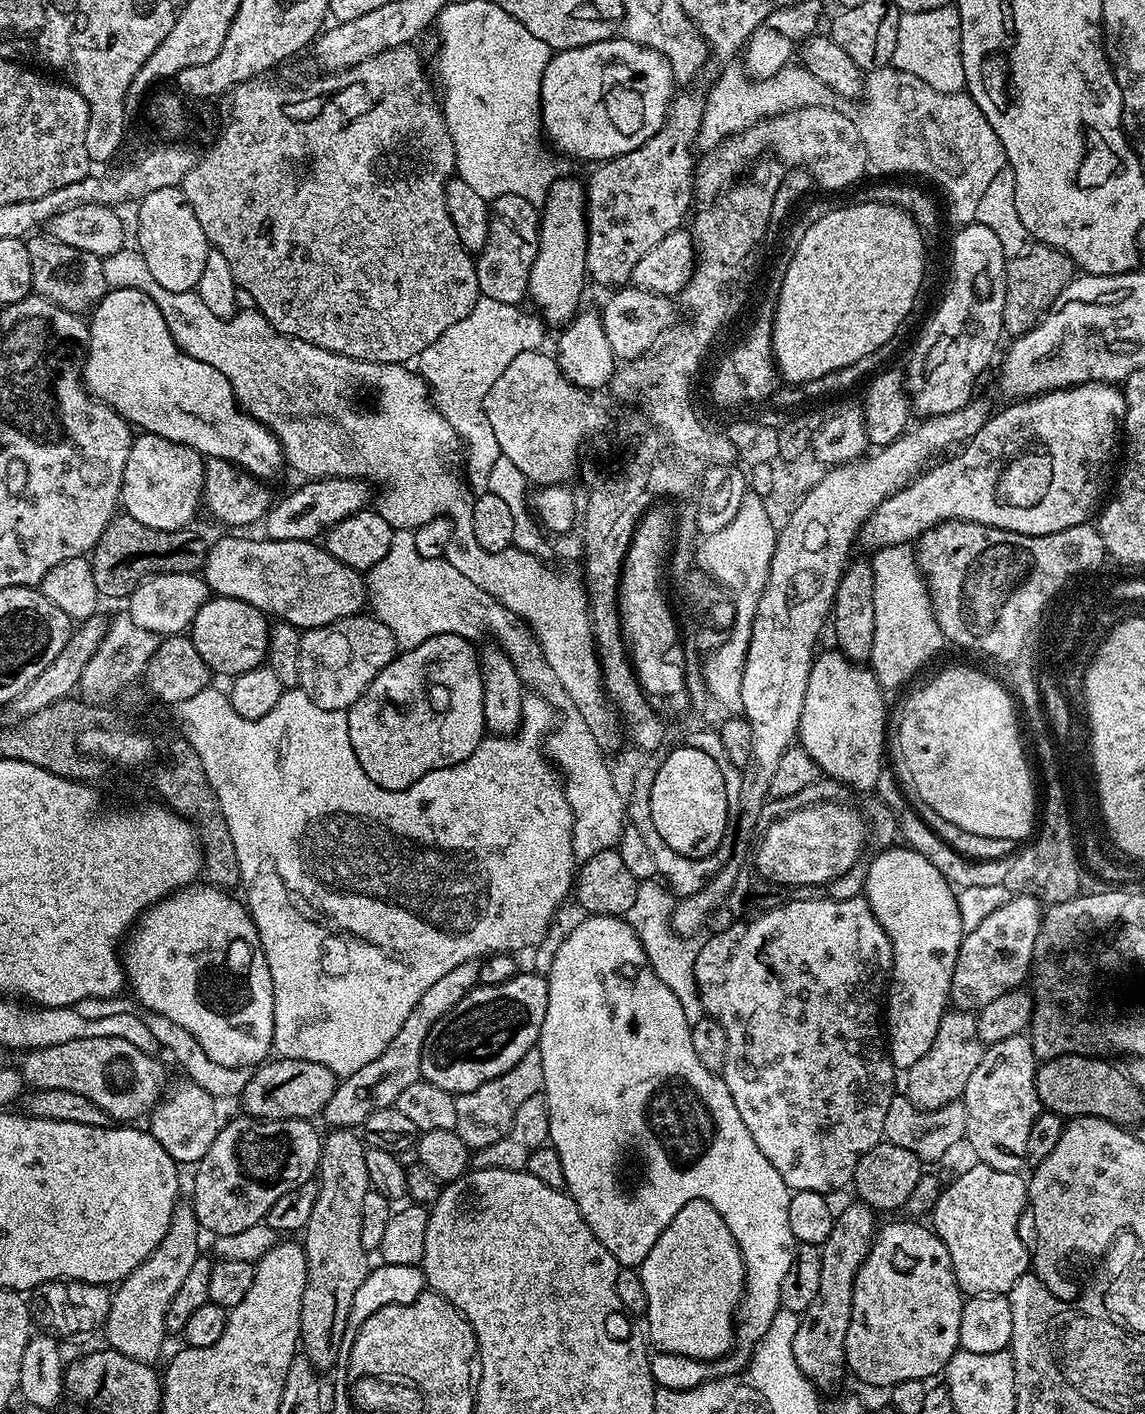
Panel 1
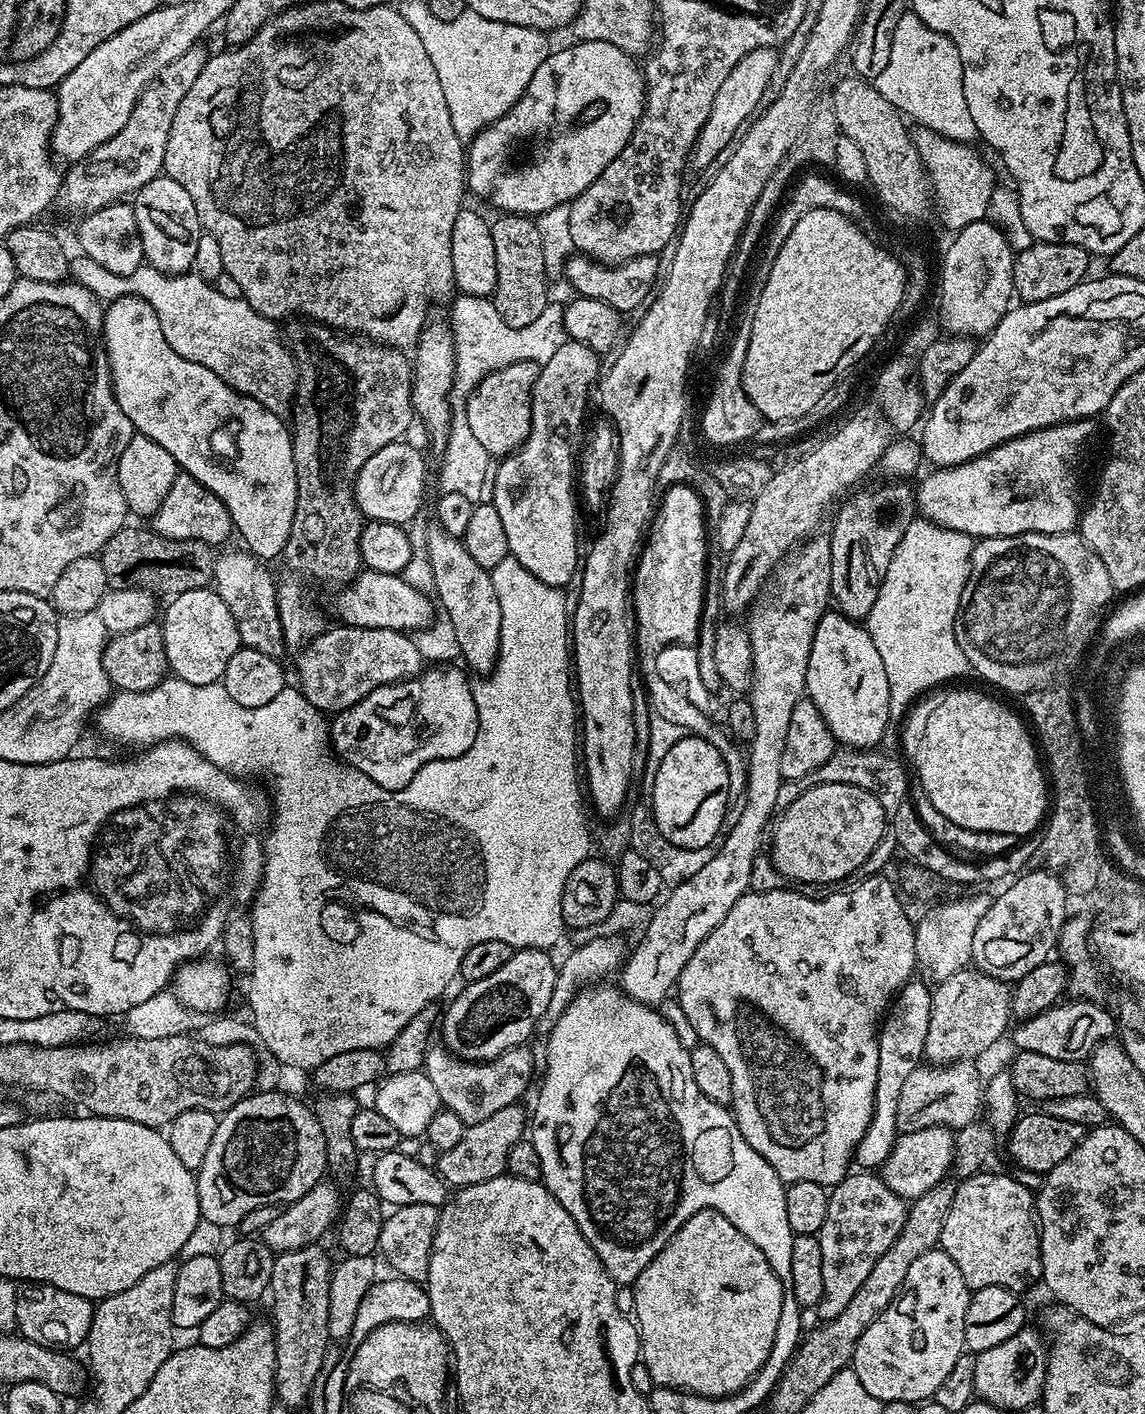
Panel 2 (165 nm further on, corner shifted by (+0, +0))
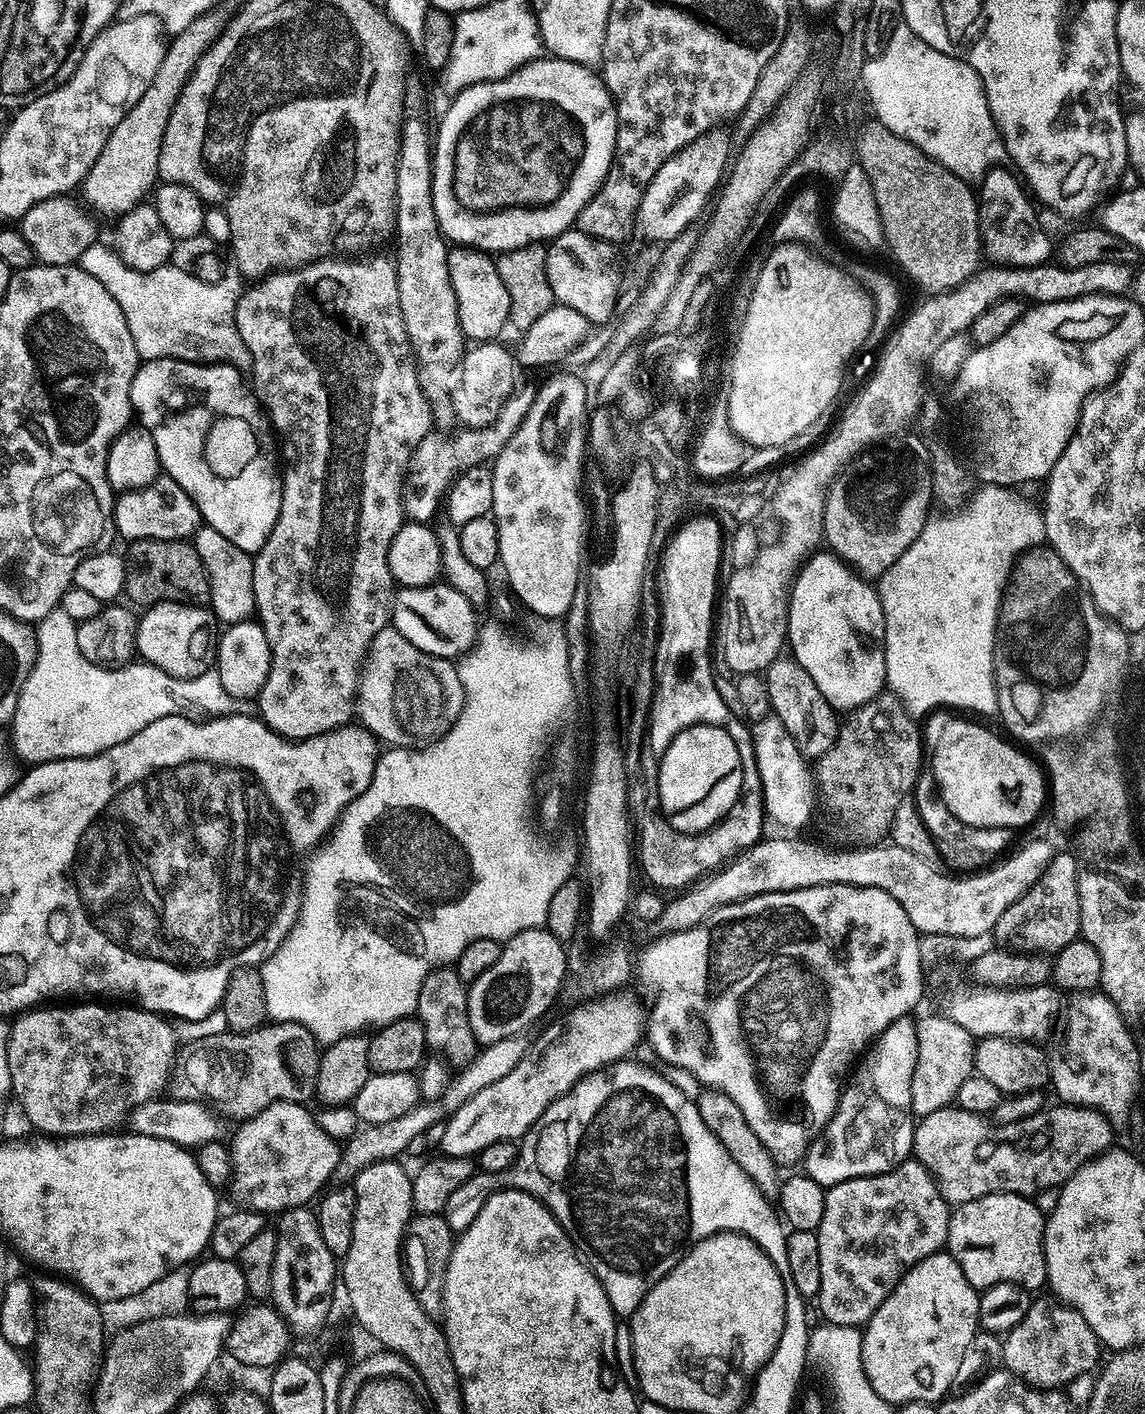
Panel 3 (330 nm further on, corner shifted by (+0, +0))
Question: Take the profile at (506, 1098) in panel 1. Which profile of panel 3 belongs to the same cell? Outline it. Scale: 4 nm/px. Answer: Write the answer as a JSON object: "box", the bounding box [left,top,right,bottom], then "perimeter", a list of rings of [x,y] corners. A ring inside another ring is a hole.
{"box":[415,967,478,1066],"perimeter":[[[455,967],[436,968],[425,978],[418,994],[415,1015],[426,1030],[426,1042],[433,1053],[441,1052],[440,1056],[452,1066],[467,1066],[472,1063],[478,1053],[478,1041],[468,1021],[466,981],[458,978]]]}

